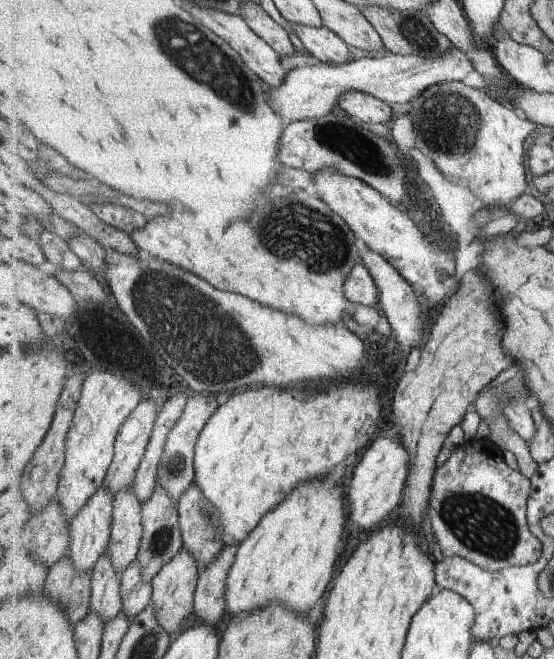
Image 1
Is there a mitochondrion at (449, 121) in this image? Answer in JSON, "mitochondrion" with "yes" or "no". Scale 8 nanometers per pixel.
{"mitochondrion":"yes"}

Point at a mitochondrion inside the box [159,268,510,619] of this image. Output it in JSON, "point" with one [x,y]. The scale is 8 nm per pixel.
{"point":[200,510]}

